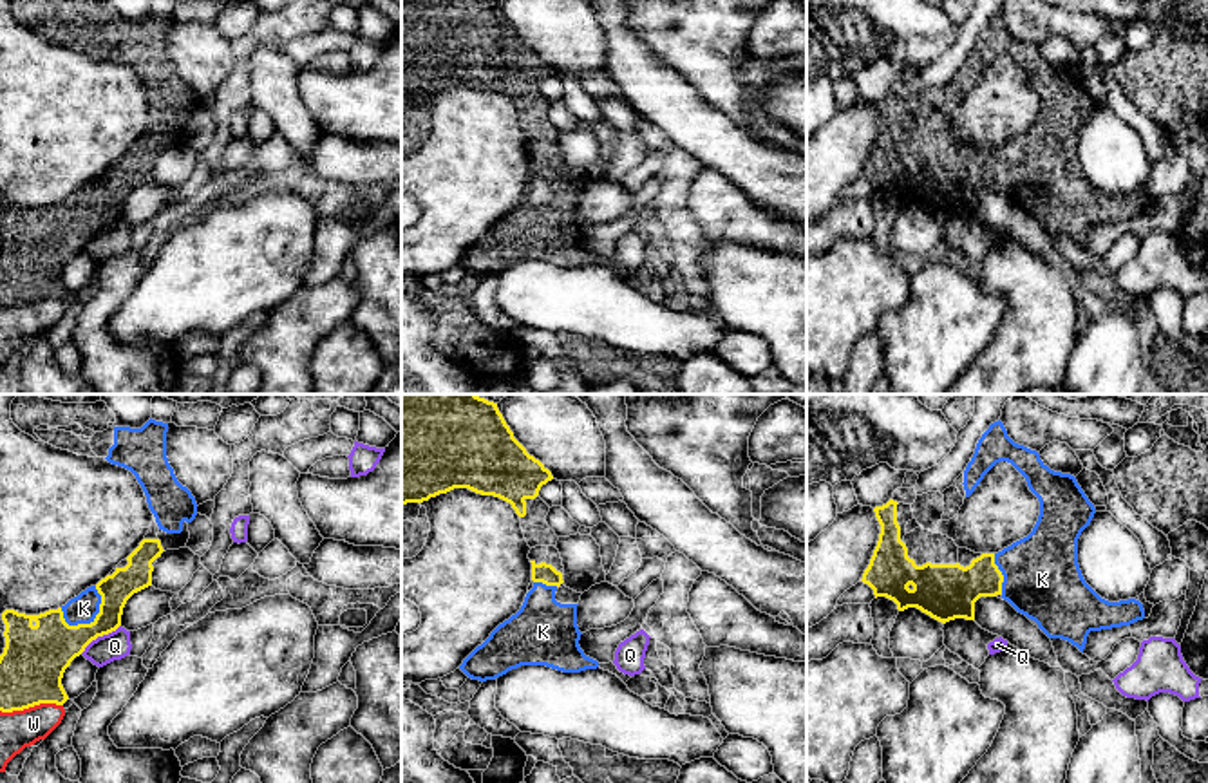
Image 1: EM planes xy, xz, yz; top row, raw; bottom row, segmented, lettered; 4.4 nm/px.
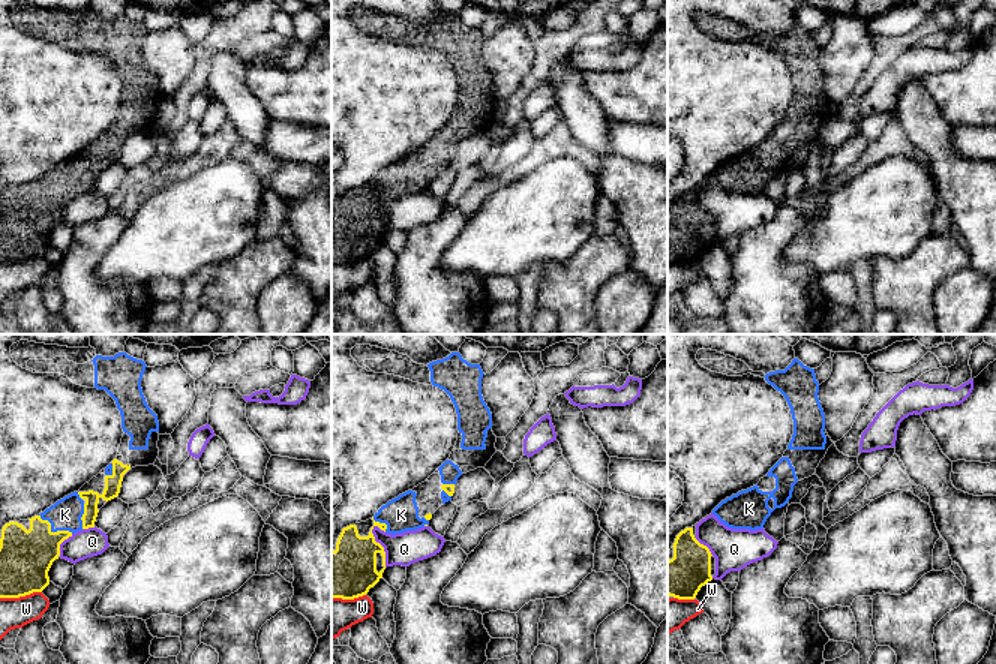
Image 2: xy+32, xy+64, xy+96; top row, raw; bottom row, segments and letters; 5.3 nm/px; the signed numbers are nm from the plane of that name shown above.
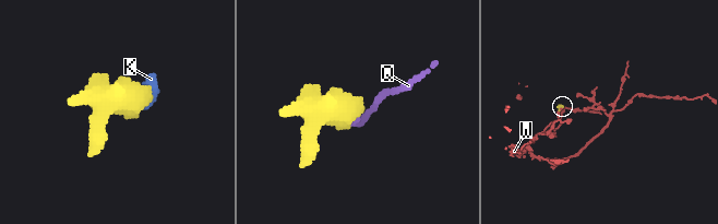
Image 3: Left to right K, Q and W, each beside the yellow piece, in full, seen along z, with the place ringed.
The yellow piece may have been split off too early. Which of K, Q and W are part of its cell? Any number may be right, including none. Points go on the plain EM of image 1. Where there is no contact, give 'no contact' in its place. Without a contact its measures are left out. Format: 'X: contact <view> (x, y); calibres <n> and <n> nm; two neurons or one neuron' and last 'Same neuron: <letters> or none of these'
K: contact xy (96, 210); calibres 240 and 130 nm; one neuron
Q: contact xy (100, 230); calibres 240 and 130 nm; two neurons
W: contact xy (31, 301); calibres 280 and 170 nm; two neurons
Same neuron: K

